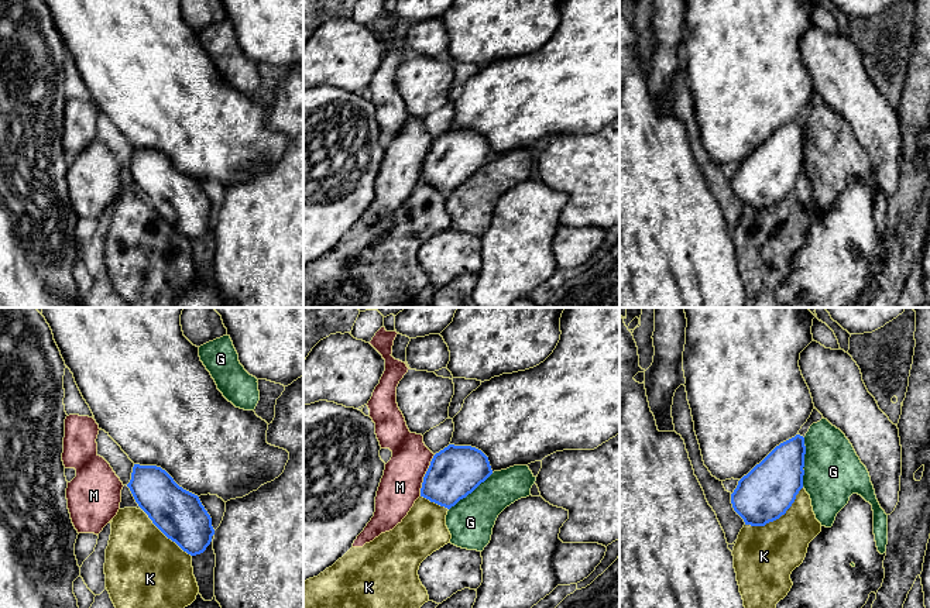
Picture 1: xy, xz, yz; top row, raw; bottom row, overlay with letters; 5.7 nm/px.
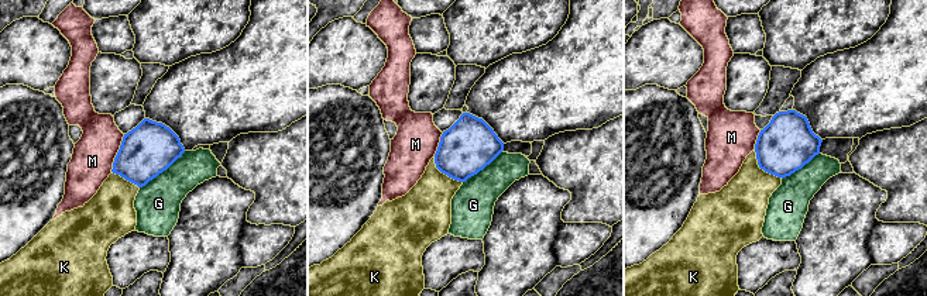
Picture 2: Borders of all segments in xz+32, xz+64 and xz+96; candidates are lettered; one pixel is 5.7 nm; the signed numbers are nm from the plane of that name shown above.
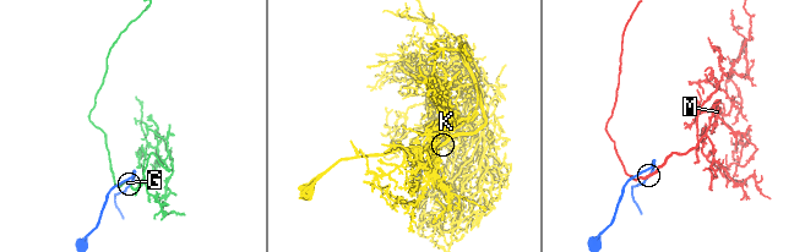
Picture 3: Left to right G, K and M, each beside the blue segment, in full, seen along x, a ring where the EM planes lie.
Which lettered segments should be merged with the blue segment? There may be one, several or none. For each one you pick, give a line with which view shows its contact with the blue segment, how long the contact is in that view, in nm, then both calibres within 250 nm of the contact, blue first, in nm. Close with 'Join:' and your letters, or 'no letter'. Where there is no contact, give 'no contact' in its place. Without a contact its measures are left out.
Join: no letter

